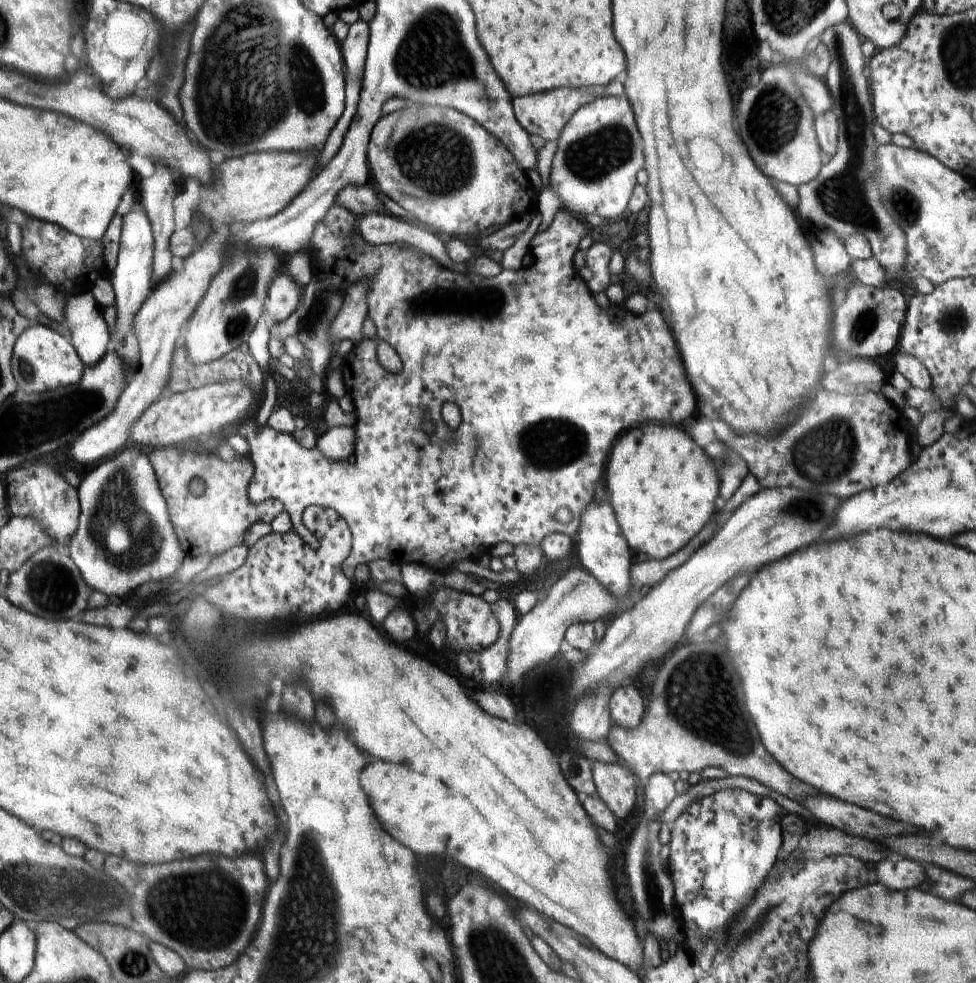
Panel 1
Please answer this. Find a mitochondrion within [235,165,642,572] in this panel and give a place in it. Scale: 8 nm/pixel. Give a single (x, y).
(551, 444)

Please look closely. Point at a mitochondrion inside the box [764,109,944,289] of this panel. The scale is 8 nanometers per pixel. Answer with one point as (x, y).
(908, 207)

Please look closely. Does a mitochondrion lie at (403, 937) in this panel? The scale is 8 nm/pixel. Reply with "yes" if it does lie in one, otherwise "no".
no

